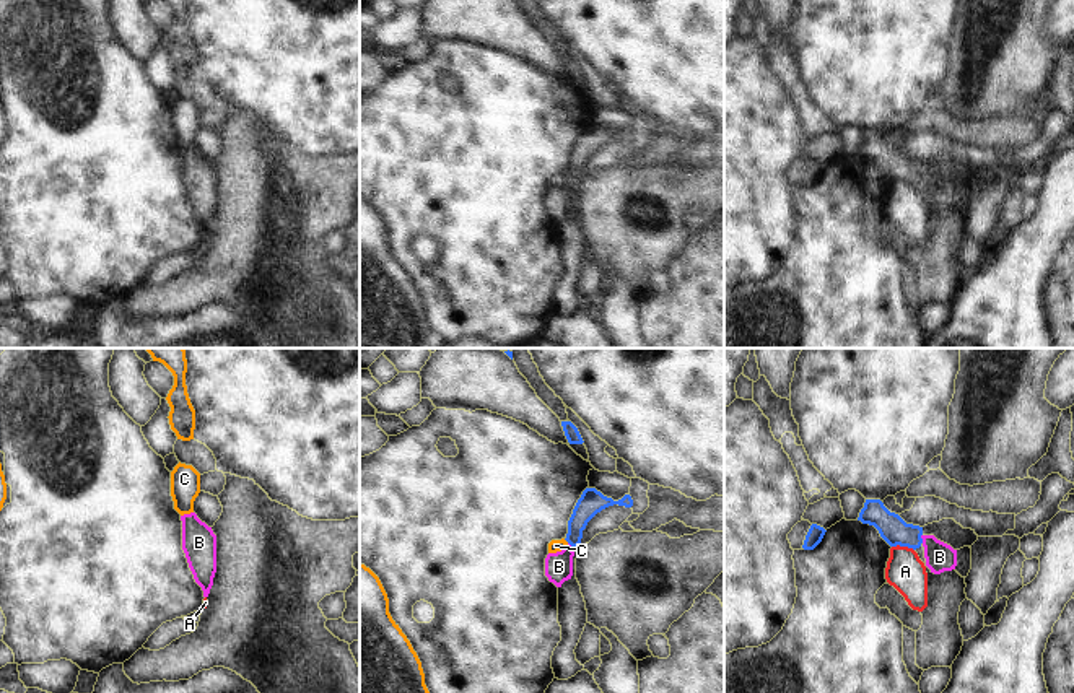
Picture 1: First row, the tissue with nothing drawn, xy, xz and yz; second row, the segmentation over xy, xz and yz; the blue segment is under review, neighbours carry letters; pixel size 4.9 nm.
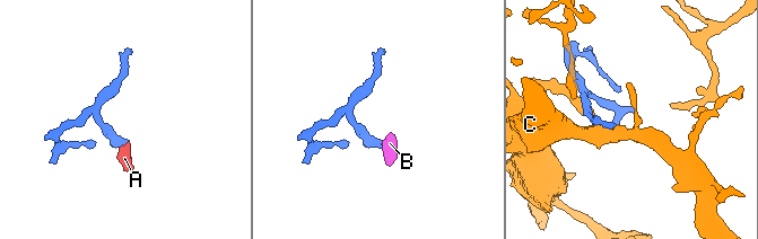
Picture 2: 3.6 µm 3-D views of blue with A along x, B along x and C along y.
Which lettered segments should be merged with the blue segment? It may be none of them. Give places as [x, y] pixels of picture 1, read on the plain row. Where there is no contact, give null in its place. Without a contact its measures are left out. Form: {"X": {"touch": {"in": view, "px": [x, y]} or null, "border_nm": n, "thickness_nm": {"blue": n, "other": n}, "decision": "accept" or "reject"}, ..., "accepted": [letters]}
{"A": {"touch": {"in": "yz", "px": [903, 181]}, "border_nm": 110, "thickness_nm": {"blue": 140, "other": 190}, "decision": "reject"}, "B": {"touch": {"in": "yz", "px": [921, 174]}, "border_nm": 50, "thickness_nm": {"blue": 140, "other": 140}, "decision": "accept"}, "C": {"touch": {"in": "xz", "px": [567, 176]}, "border_nm": 40, "thickness_nm": {"blue": 120, "other": 60}, "decision": "reject"}, "accepted": ["B"]}

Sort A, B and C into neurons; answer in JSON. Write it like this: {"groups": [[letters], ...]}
{"groups": [["A", "C"], ["B"]]}

